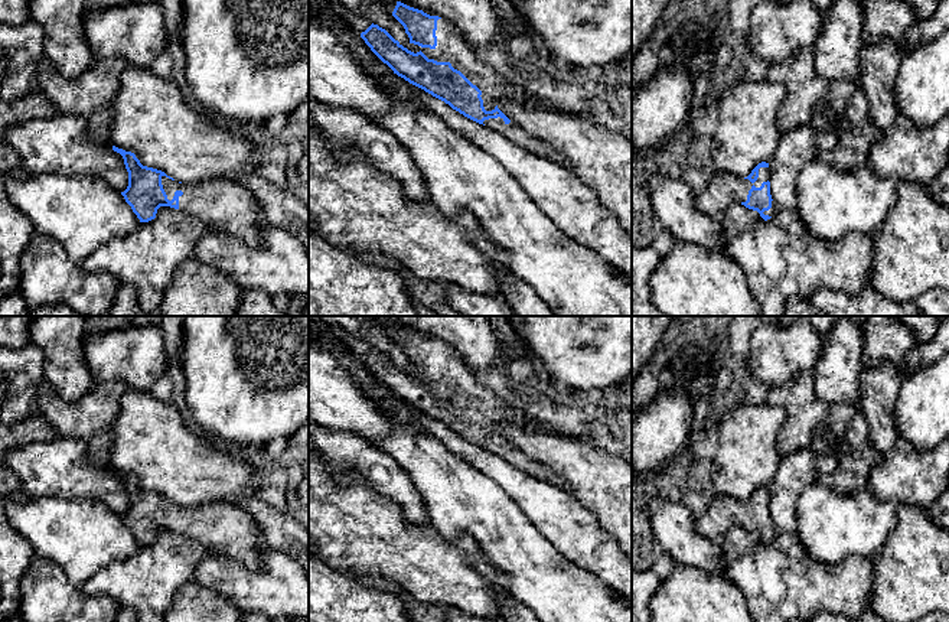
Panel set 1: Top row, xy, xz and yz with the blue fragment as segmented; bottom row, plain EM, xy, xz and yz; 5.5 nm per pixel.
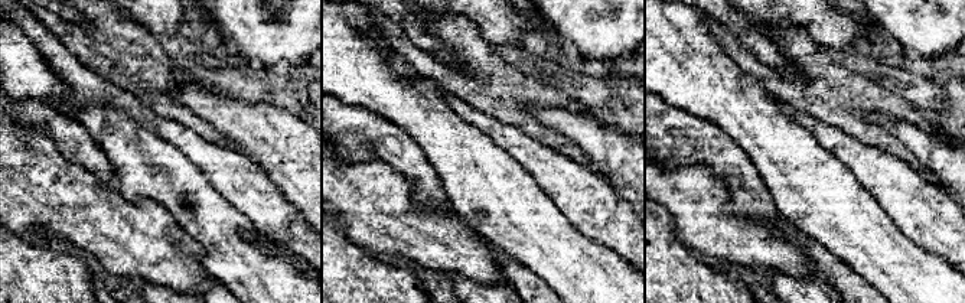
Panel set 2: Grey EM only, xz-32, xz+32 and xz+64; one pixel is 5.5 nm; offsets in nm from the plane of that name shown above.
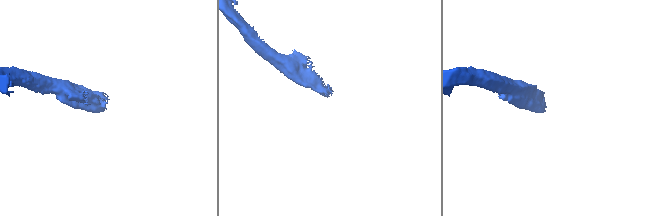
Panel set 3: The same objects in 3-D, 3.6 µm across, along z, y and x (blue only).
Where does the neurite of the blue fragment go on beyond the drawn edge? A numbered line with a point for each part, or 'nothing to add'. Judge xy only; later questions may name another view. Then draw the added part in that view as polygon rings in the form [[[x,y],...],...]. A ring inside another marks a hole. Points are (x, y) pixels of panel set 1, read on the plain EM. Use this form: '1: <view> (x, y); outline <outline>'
1: xy (227, 530); outline [[[162,499],[162,508],[169,524],[182,514],[179,533],[208,547],[212,554],[237,560],[250,570],[261,569],[258,554],[267,547],[261,530],[242,507],[231,502],[179,507]]]

